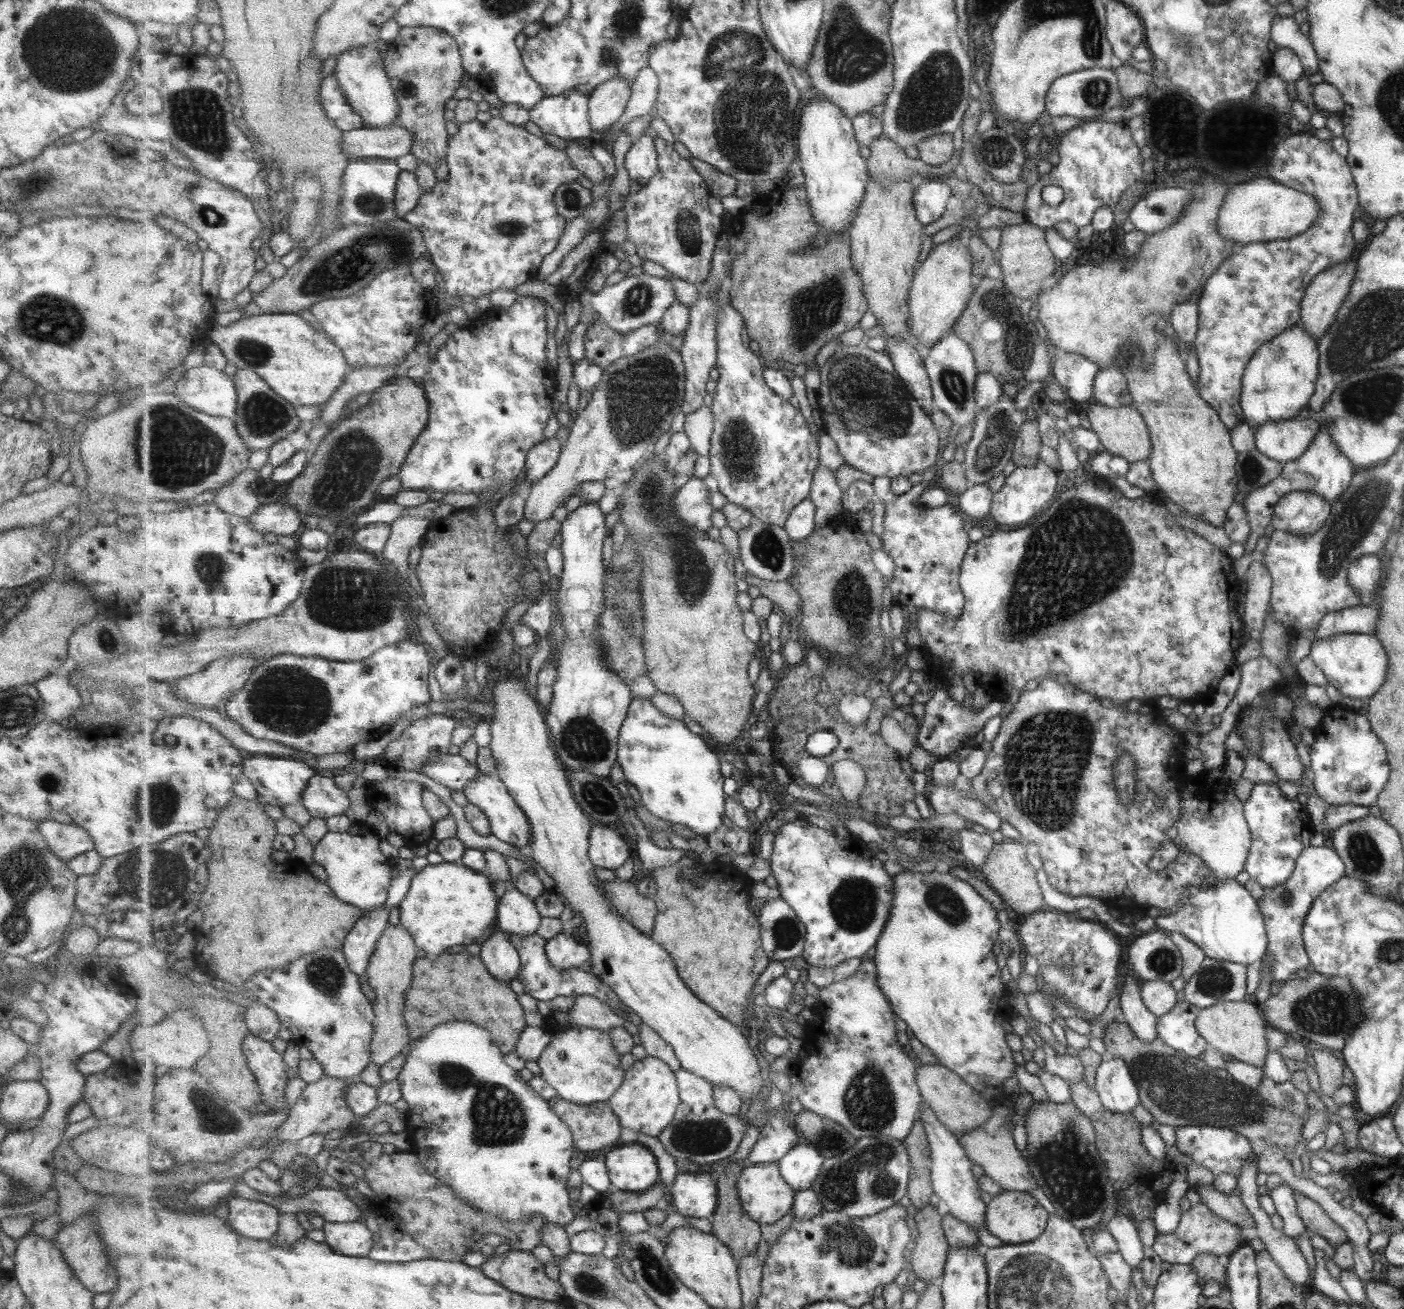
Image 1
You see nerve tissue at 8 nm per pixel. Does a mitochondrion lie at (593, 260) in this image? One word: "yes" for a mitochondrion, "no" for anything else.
no

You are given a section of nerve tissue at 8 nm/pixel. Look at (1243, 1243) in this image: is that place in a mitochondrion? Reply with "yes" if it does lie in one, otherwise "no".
no

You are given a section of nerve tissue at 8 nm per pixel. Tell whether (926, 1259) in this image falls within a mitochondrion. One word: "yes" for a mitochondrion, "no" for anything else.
no

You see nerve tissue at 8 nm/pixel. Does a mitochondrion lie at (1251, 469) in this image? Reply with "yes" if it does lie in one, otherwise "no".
yes

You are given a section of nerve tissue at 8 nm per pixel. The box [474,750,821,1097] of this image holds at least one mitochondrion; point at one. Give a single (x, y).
(594, 793)

